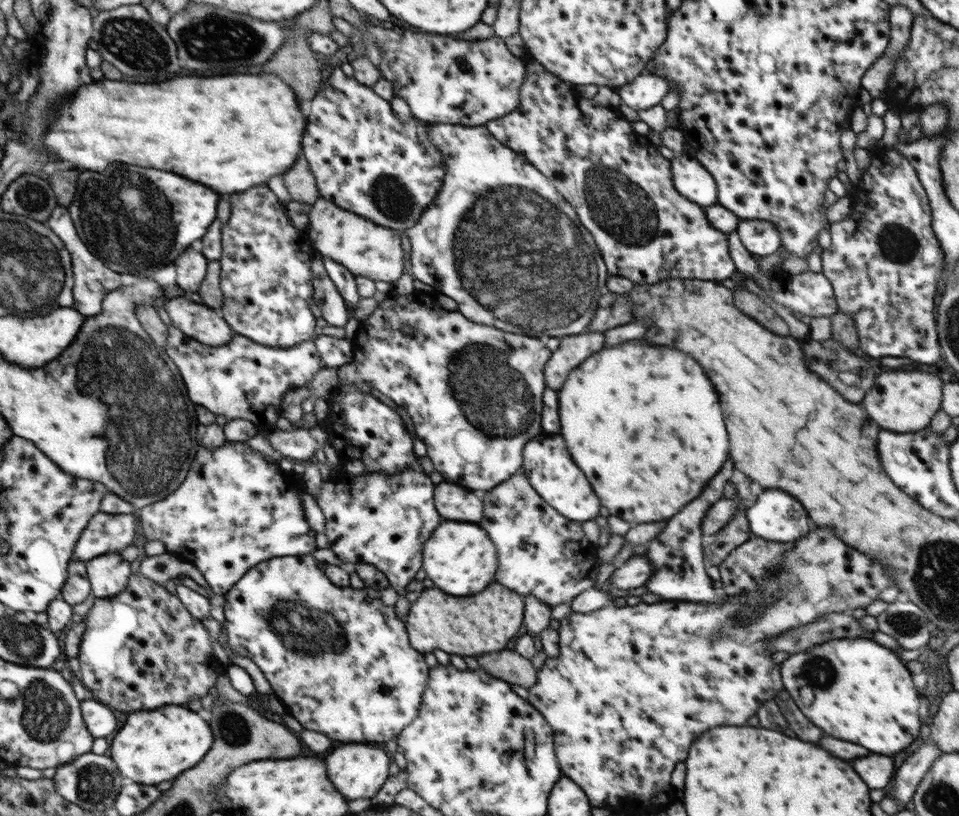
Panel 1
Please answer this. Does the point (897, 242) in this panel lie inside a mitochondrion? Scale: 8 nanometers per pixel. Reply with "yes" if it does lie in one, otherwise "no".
yes

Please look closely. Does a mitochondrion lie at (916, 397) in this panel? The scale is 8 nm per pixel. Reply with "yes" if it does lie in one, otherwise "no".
no

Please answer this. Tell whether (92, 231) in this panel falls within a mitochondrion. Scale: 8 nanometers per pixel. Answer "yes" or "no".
yes

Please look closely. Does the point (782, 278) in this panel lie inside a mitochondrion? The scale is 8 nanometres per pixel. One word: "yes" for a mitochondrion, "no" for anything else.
no

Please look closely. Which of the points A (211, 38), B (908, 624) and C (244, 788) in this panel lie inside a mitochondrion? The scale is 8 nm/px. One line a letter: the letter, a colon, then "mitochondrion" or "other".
A: mitochondrion
B: mitochondrion
C: other

